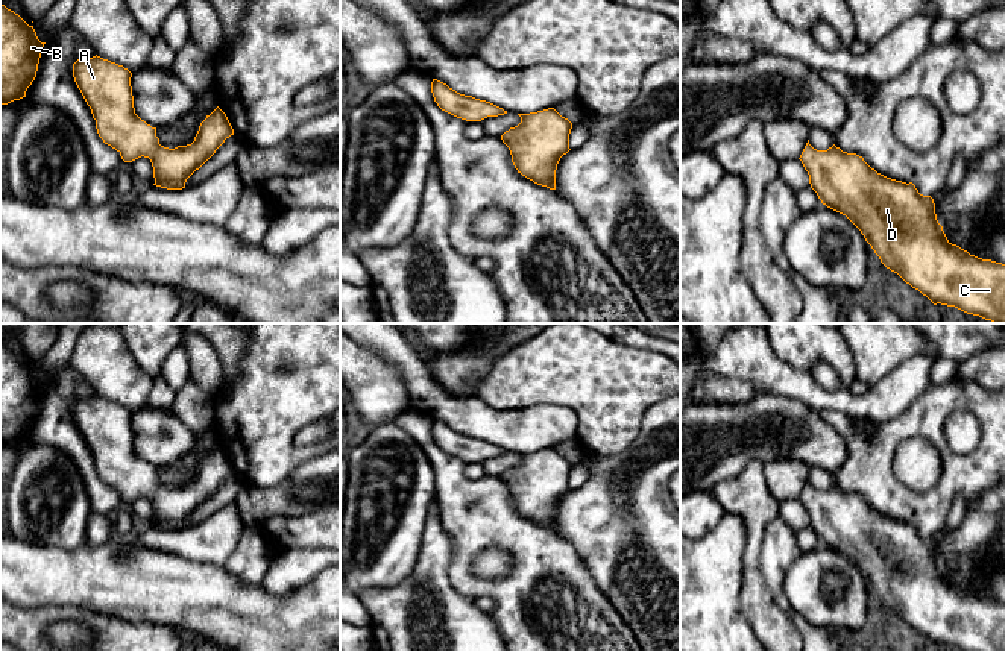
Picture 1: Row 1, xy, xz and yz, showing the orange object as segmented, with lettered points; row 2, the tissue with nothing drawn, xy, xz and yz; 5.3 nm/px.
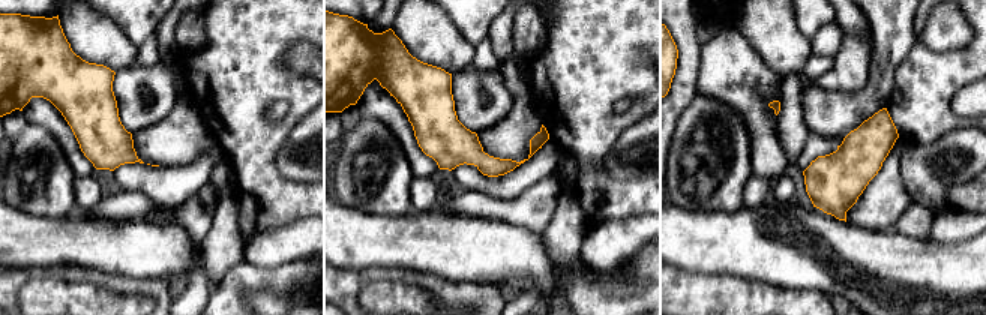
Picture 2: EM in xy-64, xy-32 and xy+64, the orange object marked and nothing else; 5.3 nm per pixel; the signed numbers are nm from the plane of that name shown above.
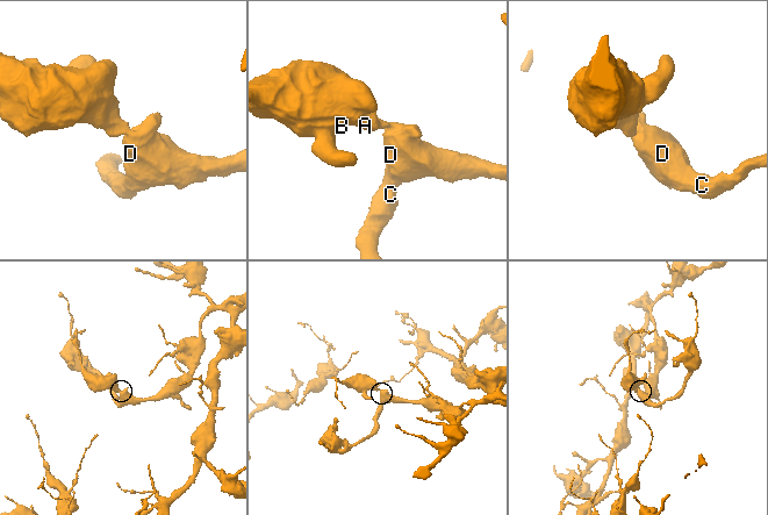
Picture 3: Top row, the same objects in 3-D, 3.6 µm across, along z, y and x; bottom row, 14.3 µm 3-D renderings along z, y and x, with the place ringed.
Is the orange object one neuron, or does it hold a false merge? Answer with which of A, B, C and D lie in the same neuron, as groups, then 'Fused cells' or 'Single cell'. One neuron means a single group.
Groups: A B C D. Single cell

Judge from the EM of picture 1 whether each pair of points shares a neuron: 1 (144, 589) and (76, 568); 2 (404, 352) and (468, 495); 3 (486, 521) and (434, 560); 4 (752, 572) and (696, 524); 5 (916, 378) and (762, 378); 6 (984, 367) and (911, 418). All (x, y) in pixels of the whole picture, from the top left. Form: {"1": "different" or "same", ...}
{"1": "same", "2": "different", "3": "different", "4": "different", "5": "same", "6": "different"}

